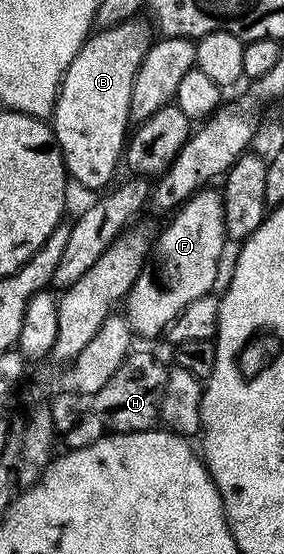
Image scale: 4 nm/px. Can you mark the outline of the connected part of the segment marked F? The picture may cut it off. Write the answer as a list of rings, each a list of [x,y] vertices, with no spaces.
[[[217,190],[195,192],[173,212],[170,224],[153,240],[152,250],[136,277],[130,294],[124,300],[124,314],[135,336],[154,339],[163,334],[166,326],[192,301],[211,294],[218,279],[218,262],[222,246],[228,243],[224,229],[222,196]]]

